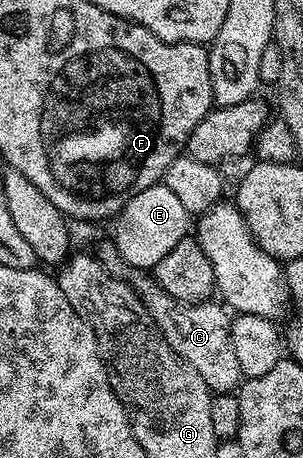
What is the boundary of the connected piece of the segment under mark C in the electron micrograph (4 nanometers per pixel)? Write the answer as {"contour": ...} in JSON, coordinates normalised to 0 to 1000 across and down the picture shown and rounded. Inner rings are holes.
{"contour":[[[376,524],[333,528],[307,544],[307,552],[327,563],[330,579],[343,579],[370,600],[409,614],[442,635],[558,758],[571,758],[571,766],[584,766],[584,775],[597,775],[597,784],[611,784],[611,793],[624,793],[624,801],[637,801],[637,810],[650,810],[650,819],[677,828],[700,860],[785,852],[802,812],[795,801],[782,801],[782,775],[769,775],[762,692],[733,664],[706,666],[706,655],[696,653],[647,659],[571,653],[571,644],[535,631],[488,590],[419,579],[389,555]]]}

